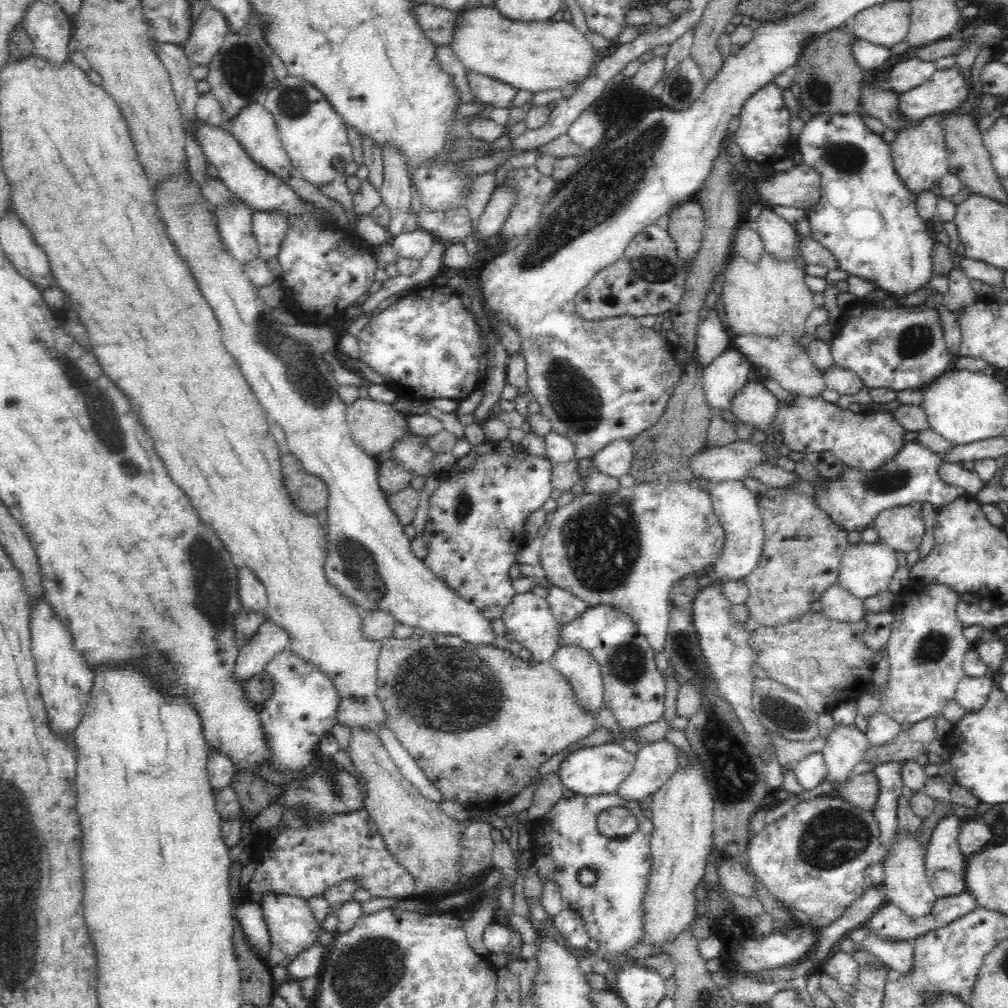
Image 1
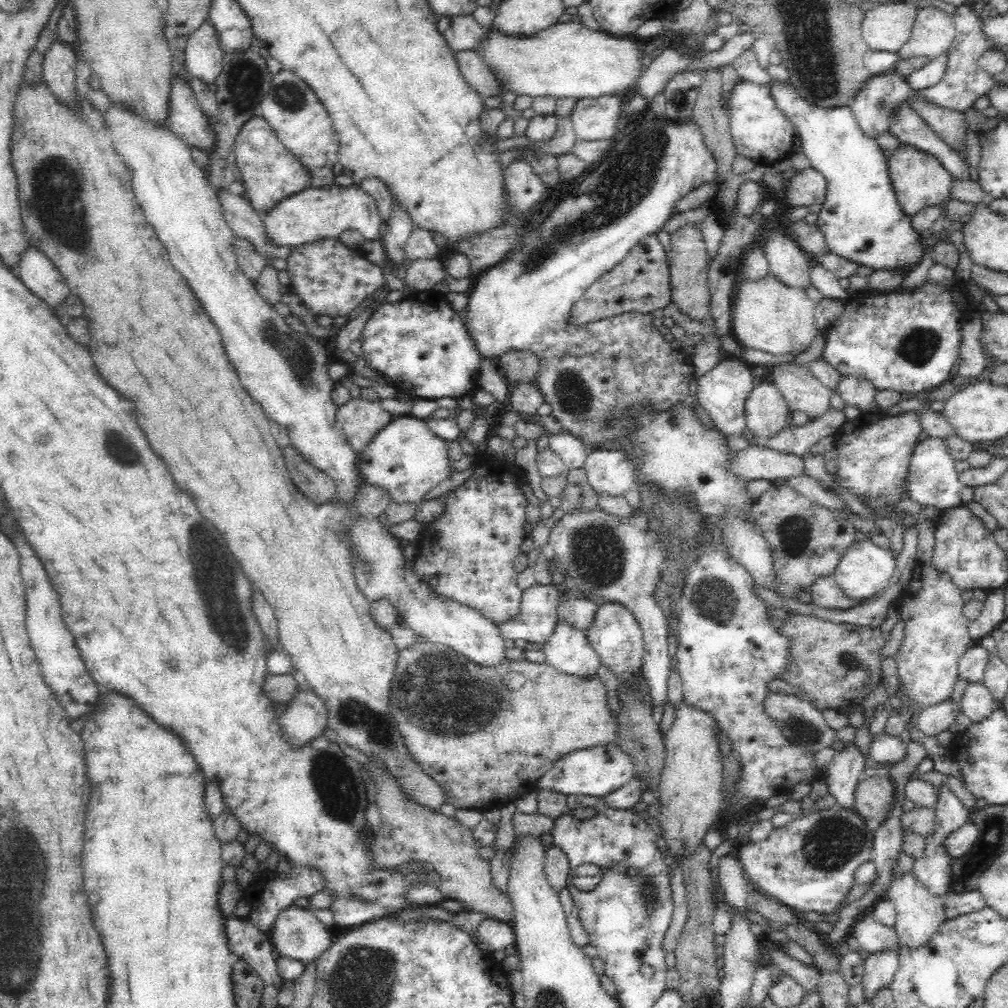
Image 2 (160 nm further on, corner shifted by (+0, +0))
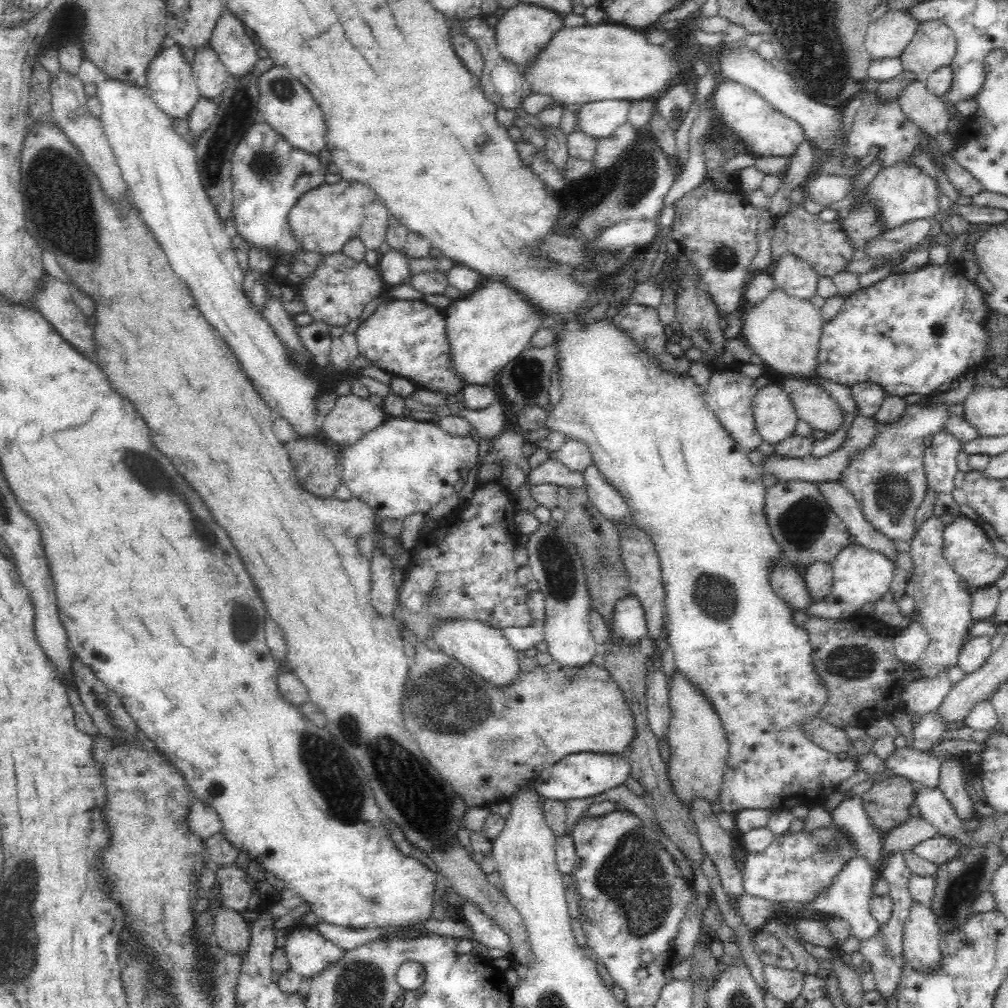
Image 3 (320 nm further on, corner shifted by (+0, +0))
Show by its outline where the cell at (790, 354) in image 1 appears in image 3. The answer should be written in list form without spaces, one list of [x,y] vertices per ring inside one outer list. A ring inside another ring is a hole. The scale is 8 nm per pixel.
[[[784,378],[781,388],[792,400],[798,420],[808,423],[813,431],[831,435],[843,425],[844,412],[814,378]]]

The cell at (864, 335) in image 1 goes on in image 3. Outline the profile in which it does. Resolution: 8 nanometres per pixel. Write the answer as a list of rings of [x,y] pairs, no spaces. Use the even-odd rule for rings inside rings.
[[[948,260],[942,265],[933,265],[932,263],[922,266],[920,270],[914,272],[891,272],[888,276],[874,282],[868,288],[858,288],[856,291],[842,297],[844,304],[840,308],[840,312],[832,318],[826,320],[823,324],[821,339],[819,342],[818,364],[816,364],[817,375],[822,376],[831,384],[840,384],[841,386],[856,386],[862,382],[872,382],[878,384],[889,396],[906,397],[911,394],[930,395],[934,393],[942,384],[951,383],[958,380],[962,374],[966,374],[968,370],[981,368],[984,360],[986,360],[986,349],[991,339],[991,330],[988,319],[996,313],[995,310],[988,306],[984,299],[984,293],[980,286],[976,285],[976,281],[969,280],[964,273],[956,272],[954,262]]]

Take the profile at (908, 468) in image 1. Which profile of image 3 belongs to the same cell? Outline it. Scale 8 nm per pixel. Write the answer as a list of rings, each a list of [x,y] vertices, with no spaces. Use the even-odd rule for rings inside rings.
[[[945,429],[932,435],[932,444],[924,452],[924,468],[928,486],[936,492],[952,492],[958,472],[957,456],[962,444]]]

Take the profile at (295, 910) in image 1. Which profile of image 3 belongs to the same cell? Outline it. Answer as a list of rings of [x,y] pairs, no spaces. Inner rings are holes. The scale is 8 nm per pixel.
[[[293,924],[287,941],[284,943],[290,970],[303,978],[314,978],[323,970],[335,965],[344,951],[336,944],[324,939],[316,929],[302,928]]]

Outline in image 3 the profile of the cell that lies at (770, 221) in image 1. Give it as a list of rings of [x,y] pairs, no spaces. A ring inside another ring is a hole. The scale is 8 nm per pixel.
[[[796,255],[781,256],[770,273],[775,288],[786,291],[791,297],[810,300],[817,294],[819,274]]]

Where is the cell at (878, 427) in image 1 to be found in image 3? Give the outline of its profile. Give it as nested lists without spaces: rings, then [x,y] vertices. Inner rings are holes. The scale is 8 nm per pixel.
[[[947,404],[908,405],[896,424],[878,425],[878,436],[872,448],[858,453],[841,474],[839,483],[852,492],[866,521],[890,540],[910,543],[917,533],[916,512],[929,489],[923,443],[927,437],[944,430],[946,419],[952,418],[949,407]]]

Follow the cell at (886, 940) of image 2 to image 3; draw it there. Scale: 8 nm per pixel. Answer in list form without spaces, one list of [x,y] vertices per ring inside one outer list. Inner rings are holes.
[[[854,856],[842,868],[841,872],[836,874],[828,889],[825,889],[820,895],[816,896],[811,902],[805,903],[803,907],[808,912],[822,912],[832,917],[840,917],[850,925],[852,934],[859,940],[866,940],[878,934],[881,926],[871,916],[870,899],[873,897],[872,889],[877,876],[872,868],[869,868],[868,862],[862,858]]]

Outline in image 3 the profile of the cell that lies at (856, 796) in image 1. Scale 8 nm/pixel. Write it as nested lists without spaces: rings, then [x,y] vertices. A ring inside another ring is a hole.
[[[900,775],[872,783],[870,790],[861,796],[870,822],[886,833],[912,817],[909,809],[915,802],[918,786]]]

